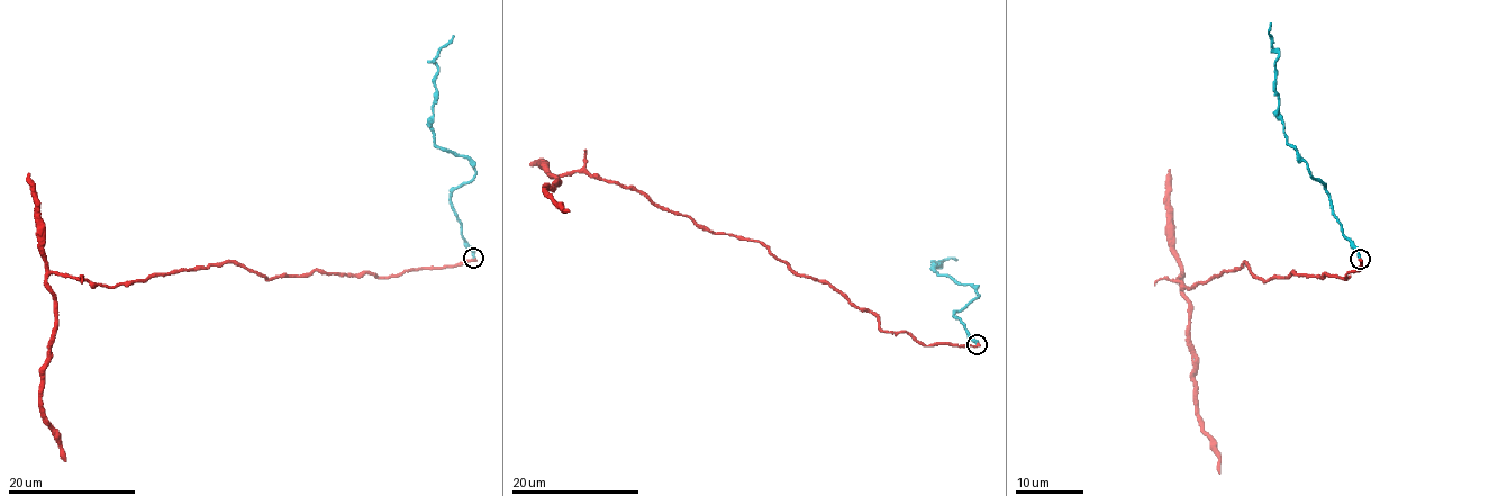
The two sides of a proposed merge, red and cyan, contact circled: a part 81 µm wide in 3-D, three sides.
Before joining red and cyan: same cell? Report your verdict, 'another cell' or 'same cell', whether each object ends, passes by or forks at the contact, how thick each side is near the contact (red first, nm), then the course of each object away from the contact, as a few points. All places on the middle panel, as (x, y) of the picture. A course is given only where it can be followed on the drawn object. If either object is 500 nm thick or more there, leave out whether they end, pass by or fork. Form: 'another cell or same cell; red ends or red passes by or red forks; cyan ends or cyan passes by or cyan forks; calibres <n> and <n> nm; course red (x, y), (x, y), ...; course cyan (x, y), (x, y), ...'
another cell; red ends; cyan ends; calibres 240 and 240 nm; course red (978, 344), (883, 332), (757, 241), (583, 172), (550, 174), (559, 181), (545, 189), (569, 212); course cyan (978, 344), (953, 314), (979, 295), (970, 283), (936, 272), (936, 265), (941, 265), (937, 263), (956, 260)

